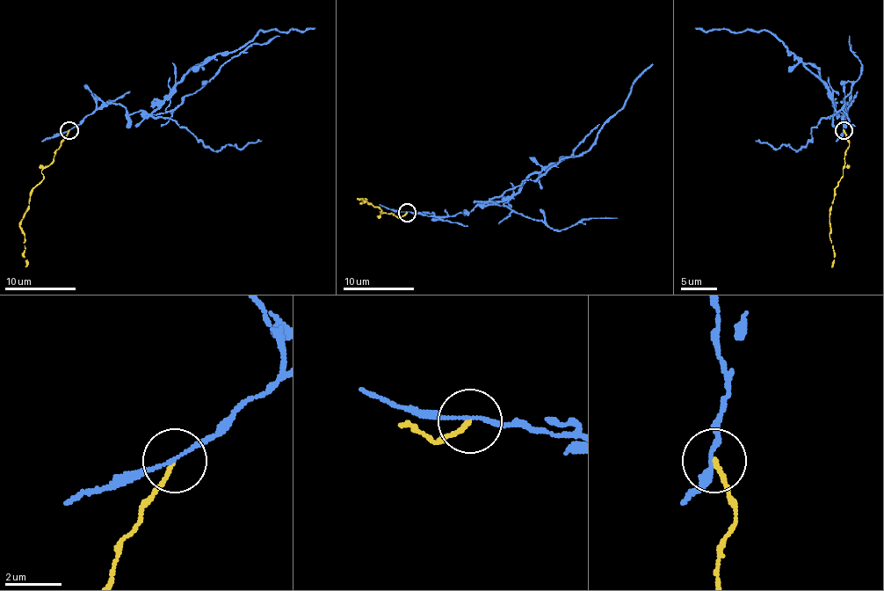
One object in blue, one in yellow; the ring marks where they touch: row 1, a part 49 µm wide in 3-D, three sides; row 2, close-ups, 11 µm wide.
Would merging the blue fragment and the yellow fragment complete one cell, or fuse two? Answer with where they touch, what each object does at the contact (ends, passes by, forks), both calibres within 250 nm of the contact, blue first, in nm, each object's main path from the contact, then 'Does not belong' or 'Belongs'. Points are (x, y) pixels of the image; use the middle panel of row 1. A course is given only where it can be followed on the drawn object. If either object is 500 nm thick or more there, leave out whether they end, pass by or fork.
Place: (407, 213). At the ring blue passes by. At the ring yellow ends. Thickness 110 nm (blue) against 140 nm. Course of blue: (407, 212), (425, 215), (467, 212), (510, 198), (530, 174), (580, 156), (625, 103), (632, 83), (653, 64). Course of yellow: (407, 212), (398, 217), (379, 212), (380, 210), (366, 200), (358, 200), (363, 198), (361, 203), (363, 200). Does not belong

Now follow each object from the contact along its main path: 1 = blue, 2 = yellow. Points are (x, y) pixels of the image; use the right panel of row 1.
1: (844, 130), (847, 103), (844, 113), (834, 113), (829, 89), (764, 30), (695, 28)
2: (844, 130), (849, 146), (845, 151), (841, 178), (834, 191), (829, 221), (829, 238), (834, 253), (830, 267)

